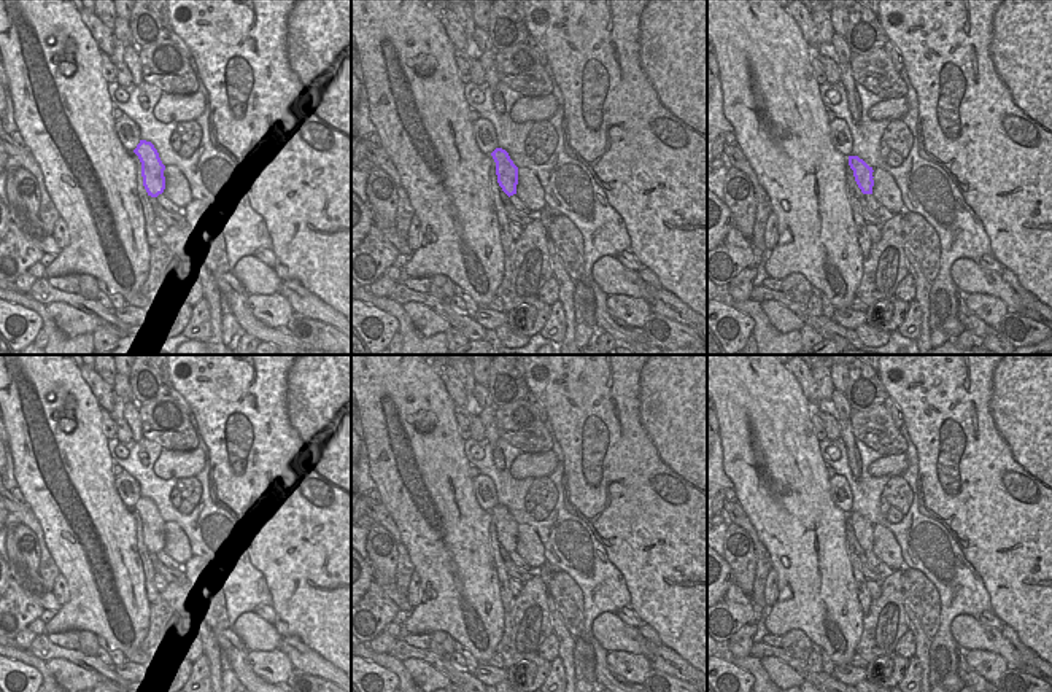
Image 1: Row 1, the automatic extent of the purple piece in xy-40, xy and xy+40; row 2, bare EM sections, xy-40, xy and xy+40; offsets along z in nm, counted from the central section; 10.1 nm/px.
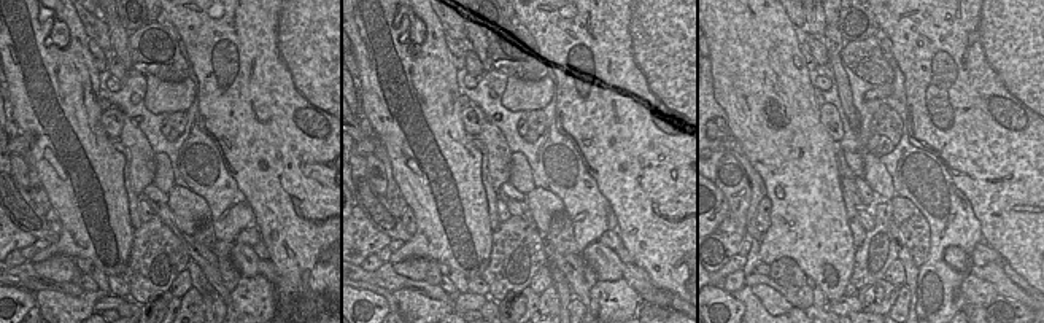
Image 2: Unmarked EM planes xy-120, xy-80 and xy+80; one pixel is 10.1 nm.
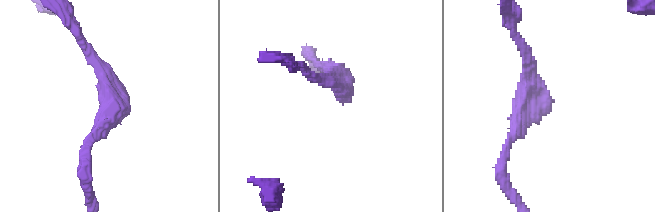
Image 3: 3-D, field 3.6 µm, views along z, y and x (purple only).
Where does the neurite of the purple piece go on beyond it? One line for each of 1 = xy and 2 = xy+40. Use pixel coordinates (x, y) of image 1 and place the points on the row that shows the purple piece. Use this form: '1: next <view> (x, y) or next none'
1: next none
2: next none

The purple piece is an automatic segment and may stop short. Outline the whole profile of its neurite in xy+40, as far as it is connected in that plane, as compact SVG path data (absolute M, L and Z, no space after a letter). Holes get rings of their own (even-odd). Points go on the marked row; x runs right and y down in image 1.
M849 156L849 165L853 170L855 181L863 194L872 194L874 177L872 167L869 167L863 159L858 156Z

